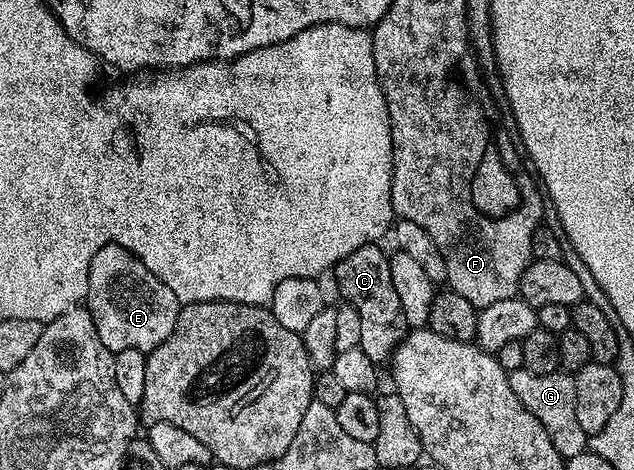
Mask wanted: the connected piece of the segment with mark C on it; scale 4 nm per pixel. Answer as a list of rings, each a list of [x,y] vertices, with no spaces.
[[[379,243],[364,244],[354,254],[346,254],[336,263],[334,275],[336,275],[336,288],[340,291],[340,300],[345,304],[354,306],[358,310],[358,319],[362,321],[362,342],[360,349],[364,351],[377,366],[384,366],[391,361],[396,347],[404,341],[410,329],[406,322],[406,314],[402,314],[402,302],[398,302],[398,293],[394,291],[394,282],[390,275],[389,253],[380,249]]]

